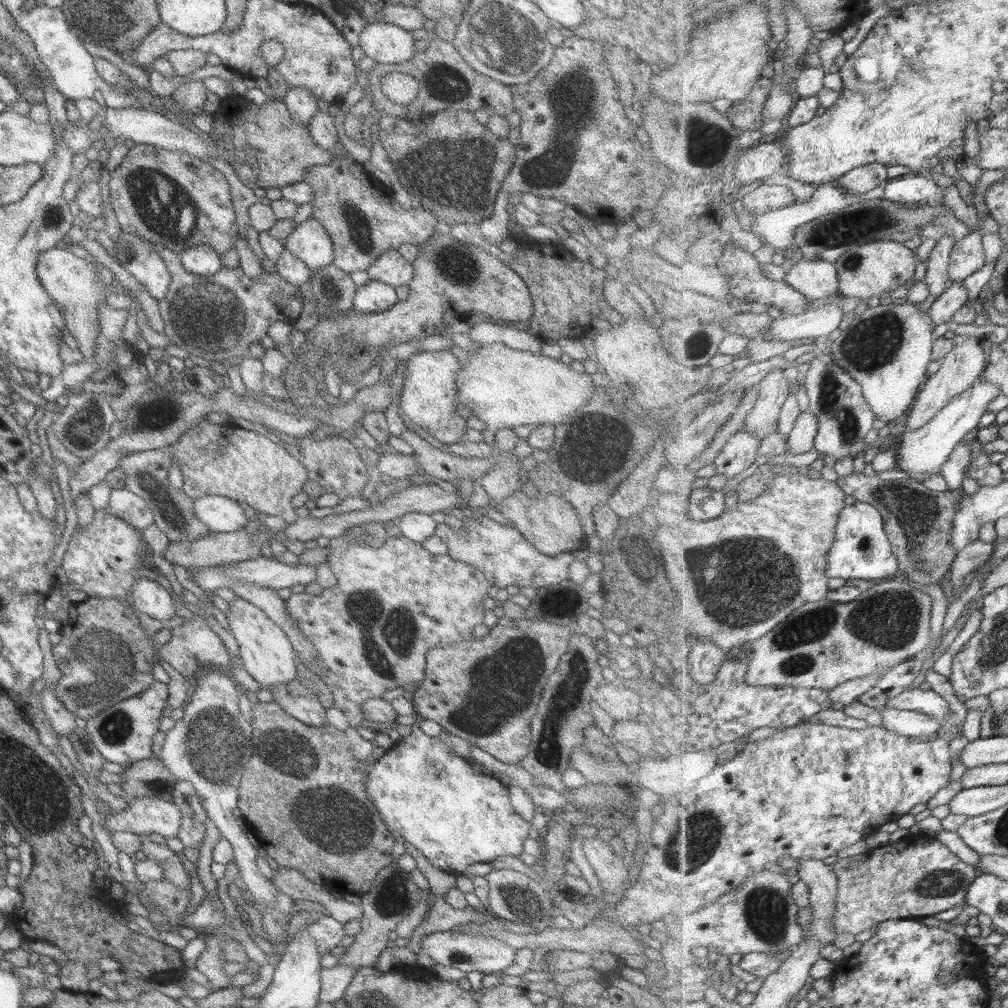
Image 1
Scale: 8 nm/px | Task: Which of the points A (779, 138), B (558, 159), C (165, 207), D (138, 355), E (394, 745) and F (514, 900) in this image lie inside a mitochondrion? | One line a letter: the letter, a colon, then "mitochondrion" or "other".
A: other
B: mitochondrion
C: mitochondrion
D: other
E: other
F: mitochondrion

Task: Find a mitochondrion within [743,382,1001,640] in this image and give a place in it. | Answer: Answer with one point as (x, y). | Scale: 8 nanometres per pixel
(917, 507)

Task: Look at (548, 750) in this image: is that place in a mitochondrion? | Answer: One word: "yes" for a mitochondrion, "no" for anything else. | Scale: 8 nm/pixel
yes

